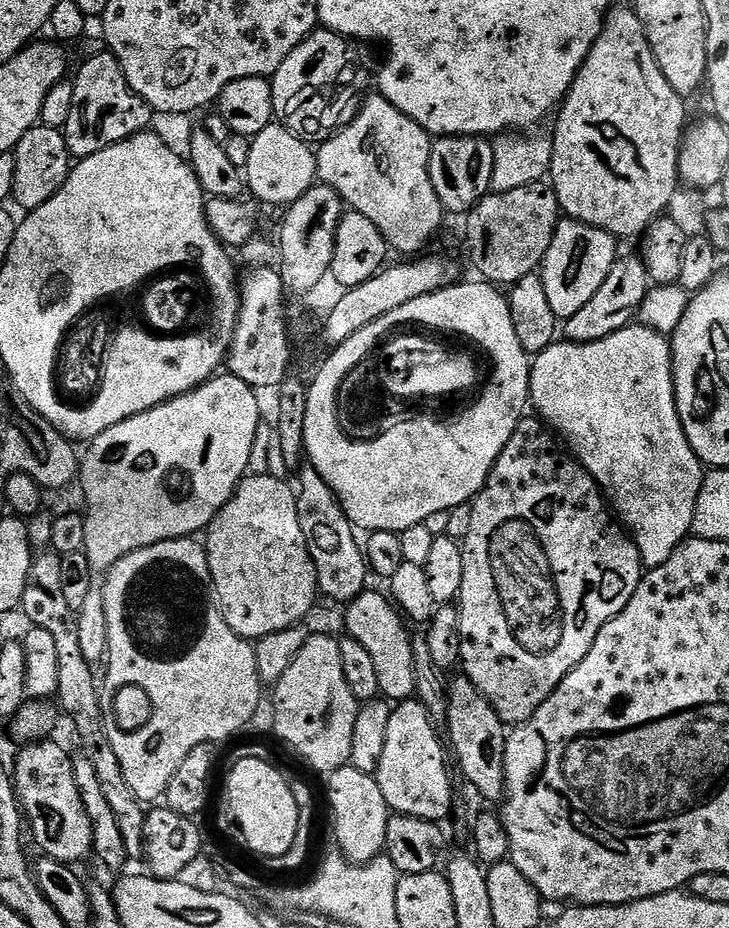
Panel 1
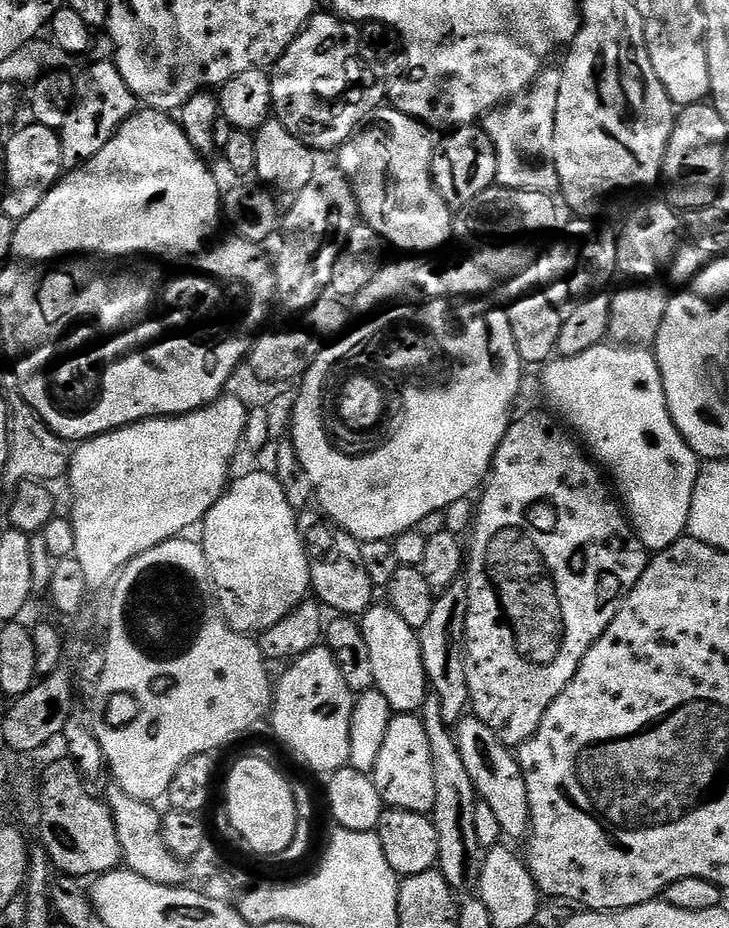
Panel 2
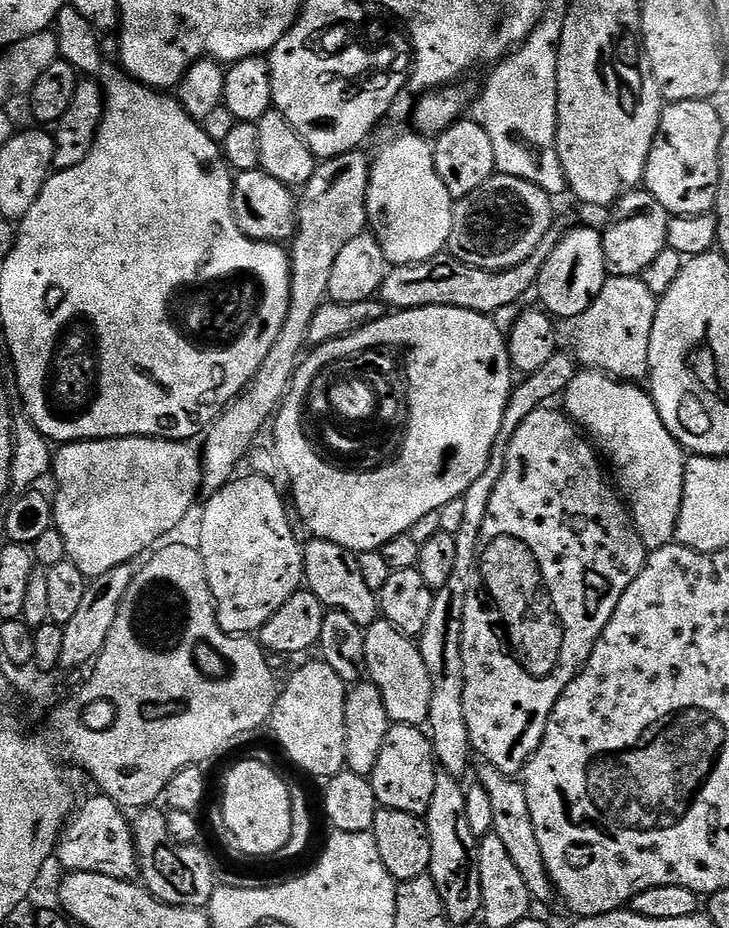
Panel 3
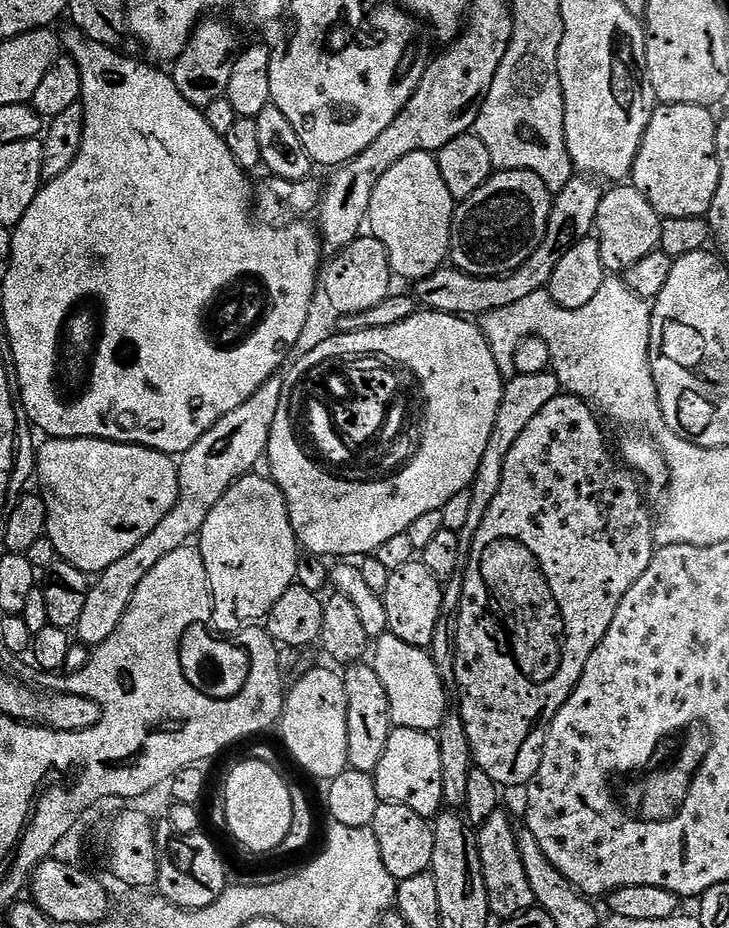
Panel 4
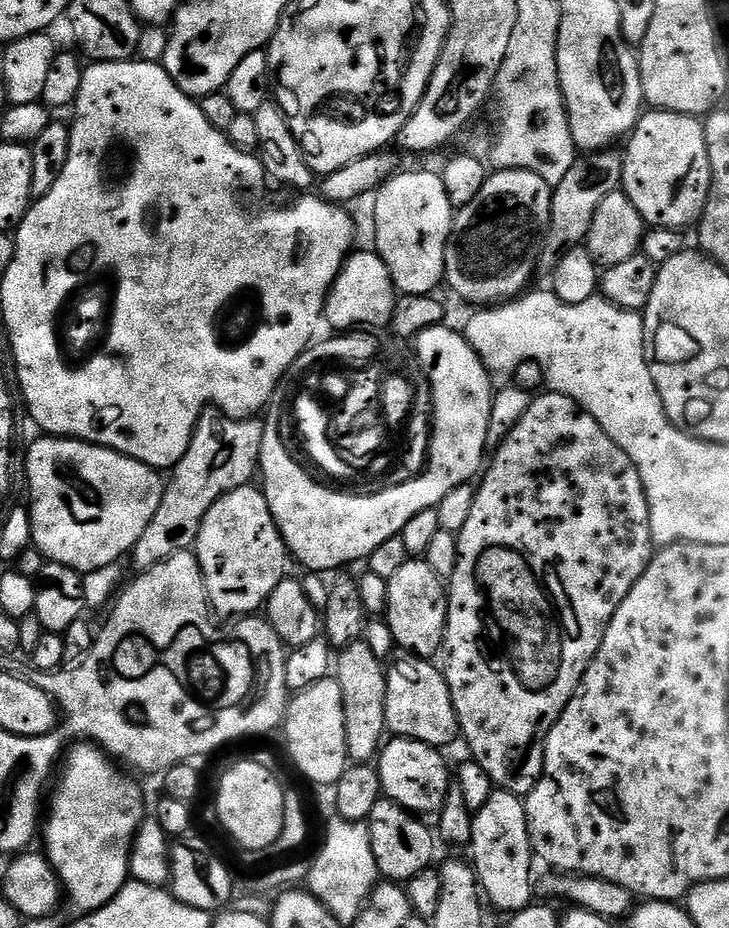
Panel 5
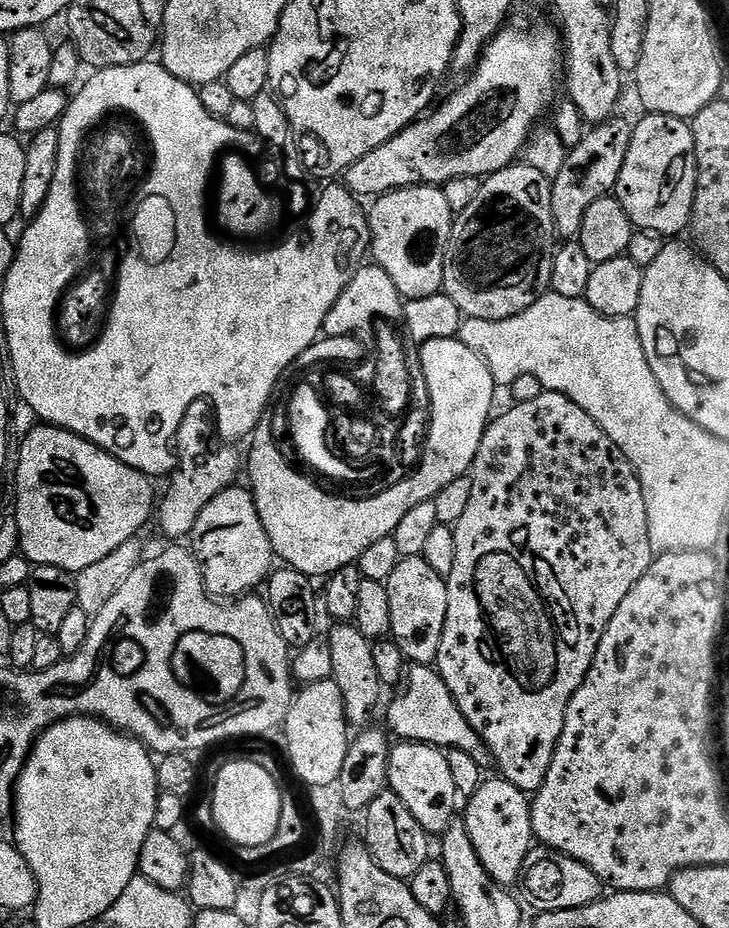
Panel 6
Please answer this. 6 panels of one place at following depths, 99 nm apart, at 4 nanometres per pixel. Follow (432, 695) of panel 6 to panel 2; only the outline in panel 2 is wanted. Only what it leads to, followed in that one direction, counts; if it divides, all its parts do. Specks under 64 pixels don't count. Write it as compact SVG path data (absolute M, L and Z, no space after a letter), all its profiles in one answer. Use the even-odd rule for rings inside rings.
M384 602L373 603L372 607L363 616L359 617L359 621L362 638L366 638L366 647L368 647L370 653L370 674L374 674L375 691L380 692L382 698L386 698L386 702L390 702L393 713L419 713L421 706L430 694L430 689L428 675L422 662L422 650L420 649L420 638L417 629L406 626L406 621Z

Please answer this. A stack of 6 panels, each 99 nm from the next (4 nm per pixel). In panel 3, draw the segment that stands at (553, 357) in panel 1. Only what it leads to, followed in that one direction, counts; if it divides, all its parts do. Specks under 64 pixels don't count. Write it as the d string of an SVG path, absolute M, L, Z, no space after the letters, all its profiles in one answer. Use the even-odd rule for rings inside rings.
M580 370L562 393L562 408L591 437L603 459L612 463L612 468L616 471L615 483L628 505L628 511L632 514L632 524L636 528L638 538L642 538L648 552L653 552L673 543L676 538L676 527L684 497L686 452L672 437L670 430L666 430L651 395L640 387L639 383L617 380L595 370Z

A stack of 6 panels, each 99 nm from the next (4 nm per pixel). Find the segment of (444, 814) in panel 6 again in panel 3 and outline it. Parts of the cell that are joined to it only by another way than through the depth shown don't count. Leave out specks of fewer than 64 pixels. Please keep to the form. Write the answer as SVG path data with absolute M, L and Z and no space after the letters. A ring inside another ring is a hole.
M392 724L370 777L377 805L390 810L406 810L423 817L434 794L437 771L436 756L432 753L432 742L427 731L415 724Z

